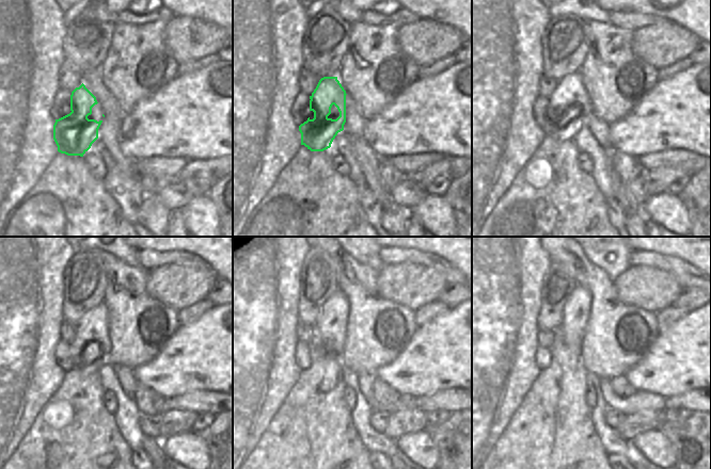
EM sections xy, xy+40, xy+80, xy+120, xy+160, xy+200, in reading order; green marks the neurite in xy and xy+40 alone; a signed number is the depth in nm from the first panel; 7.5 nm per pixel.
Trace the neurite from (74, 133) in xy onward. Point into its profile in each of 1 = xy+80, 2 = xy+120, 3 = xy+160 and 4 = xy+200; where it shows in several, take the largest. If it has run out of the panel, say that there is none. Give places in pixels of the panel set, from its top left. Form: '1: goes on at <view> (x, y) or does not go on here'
1: goes on at xy+80 (569, 98)
2: goes on at xy+120 (92, 338)
3: goes on at xy+160 (330, 338)
4: goes on at xy+200 (577, 308)

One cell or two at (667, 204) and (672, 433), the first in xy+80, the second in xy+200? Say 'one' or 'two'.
two

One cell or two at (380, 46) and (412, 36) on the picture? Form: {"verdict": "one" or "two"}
{"verdict": "two"}

